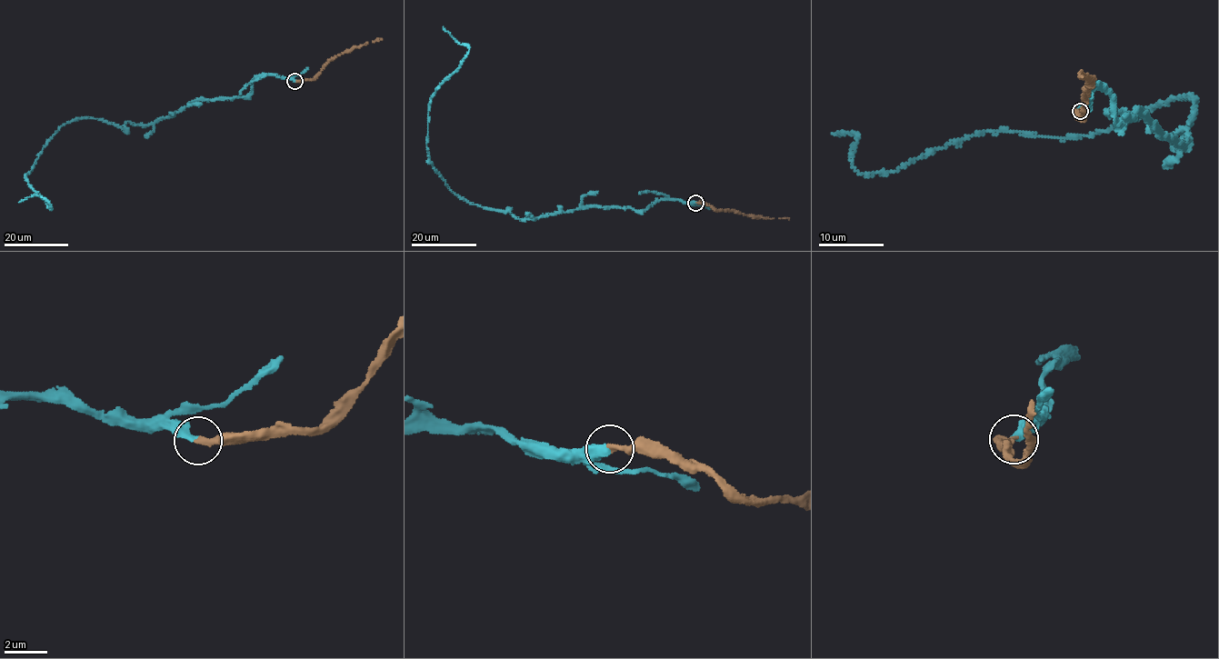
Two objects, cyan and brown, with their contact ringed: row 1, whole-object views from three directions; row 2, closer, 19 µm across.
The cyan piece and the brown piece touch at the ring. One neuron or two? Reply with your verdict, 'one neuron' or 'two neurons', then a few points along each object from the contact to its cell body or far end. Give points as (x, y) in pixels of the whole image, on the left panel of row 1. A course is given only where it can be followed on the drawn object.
one neuron; course cyan (294, 81), (259, 74), (245, 95), (124, 129), (76, 118), (24, 177), (52, 208), (18, 203); course brown (294, 81), (312, 79), (340, 54), (382, 38)

